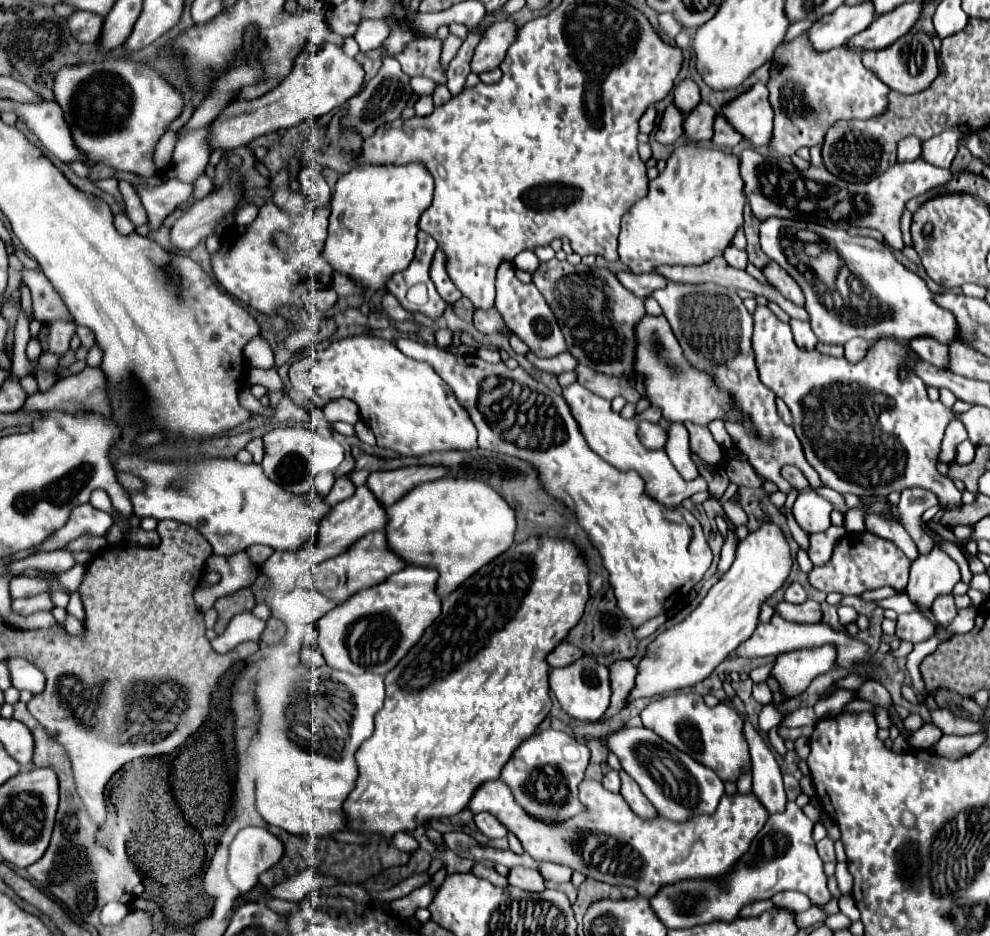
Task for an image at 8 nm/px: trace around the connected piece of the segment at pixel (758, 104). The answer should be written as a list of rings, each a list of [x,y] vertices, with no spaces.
[[[758,82],[724,104],[722,114],[746,140],[752,142],[752,146],[768,146],[774,112],[768,102],[768,88],[764,84]]]

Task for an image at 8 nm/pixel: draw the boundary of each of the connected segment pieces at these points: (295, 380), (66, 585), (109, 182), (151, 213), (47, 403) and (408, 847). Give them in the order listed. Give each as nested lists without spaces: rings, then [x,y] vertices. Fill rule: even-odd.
[[[368,334],[348,336],[330,344],[326,354],[320,354],[320,360],[298,360],[290,368],[290,382],[294,390],[304,392],[318,408],[324,408],[330,398],[350,398],[358,404],[362,422],[368,424],[376,436],[376,444],[390,448],[404,456],[420,456],[440,450],[470,450],[476,448],[476,428],[468,412],[456,402],[450,388],[436,378],[436,372],[426,362],[416,362],[404,356],[392,342]]]
[[[76,564],[70,570],[58,575],[58,584],[60,584],[66,592],[74,592],[74,590],[78,590],[78,586],[82,584],[84,573],[85,566]]]
[[[111,178],[111,179],[100,180],[96,182],[96,185],[101,190],[109,194],[112,194],[113,197],[115,197],[117,202],[120,202],[121,204],[124,203],[122,195],[119,192],[118,181],[116,179]]]
[[[166,180],[158,186],[142,186],[142,184],[132,186],[148,212],[150,228],[158,228],[164,222],[164,218],[172,214],[192,194],[192,184],[180,180]]]
[[[84,368],[76,376],[58,380],[48,392],[36,392],[36,394],[32,394],[26,400],[24,410],[40,410],[40,412],[42,410],[58,410],[58,412],[66,412],[66,414],[94,412],[94,414],[102,414],[106,418],[112,416],[110,398],[108,398],[108,392],[106,392],[106,378],[104,378],[104,374],[102,374],[100,368]]]
[[[398,832],[394,838],[392,838],[392,844],[404,852],[414,852],[418,850],[418,842],[408,834],[408,832]]]

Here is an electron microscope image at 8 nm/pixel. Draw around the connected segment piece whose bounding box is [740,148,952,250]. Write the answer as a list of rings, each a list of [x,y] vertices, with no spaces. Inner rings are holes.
[[[748,148],[740,154],[740,172],[744,180],[746,200],[758,220],[778,216],[778,218],[818,222],[818,224],[826,224],[828,228],[850,228],[850,226],[874,228],[882,232],[884,240],[894,250],[904,250],[904,240],[900,232],[900,218],[904,212],[904,204],[952,180],[950,170],[932,166],[920,158],[912,162],[896,162],[882,176],[866,184],[842,186],[842,180],[838,180],[826,168],[808,166],[806,170],[798,170],[790,160],[764,156],[754,148]]]

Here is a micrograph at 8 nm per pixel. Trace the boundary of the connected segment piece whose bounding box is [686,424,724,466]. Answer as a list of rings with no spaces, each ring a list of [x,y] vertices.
[[[686,424],[686,428],[690,432],[690,450],[698,454],[704,462],[712,466],[720,466],[724,458],[724,450],[714,442],[710,430],[696,424]]]

